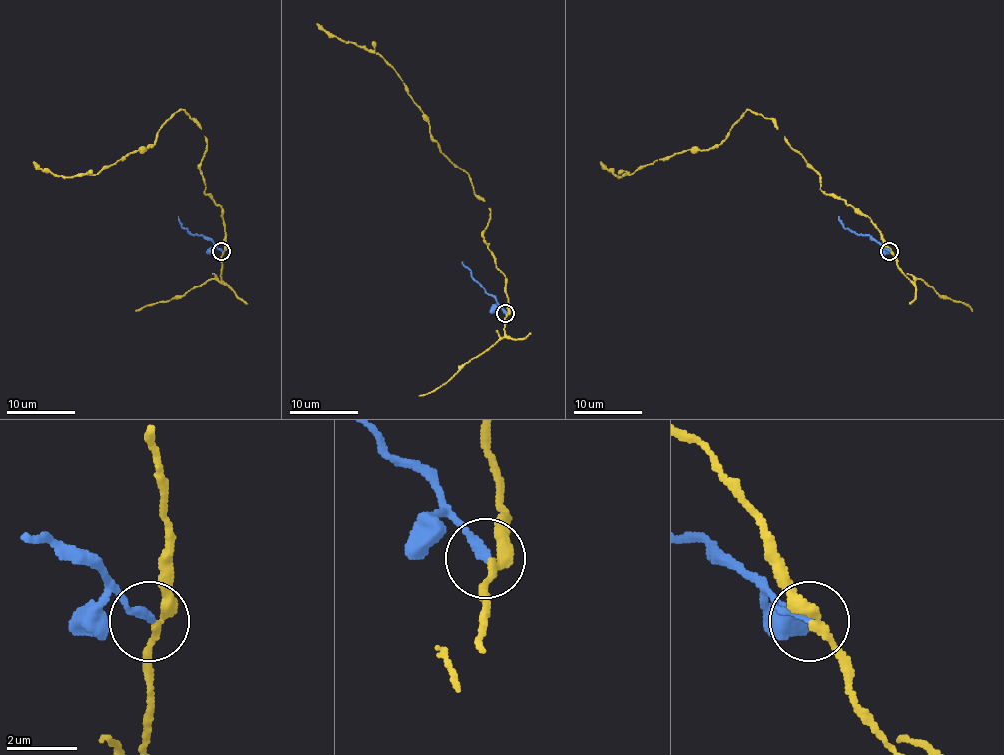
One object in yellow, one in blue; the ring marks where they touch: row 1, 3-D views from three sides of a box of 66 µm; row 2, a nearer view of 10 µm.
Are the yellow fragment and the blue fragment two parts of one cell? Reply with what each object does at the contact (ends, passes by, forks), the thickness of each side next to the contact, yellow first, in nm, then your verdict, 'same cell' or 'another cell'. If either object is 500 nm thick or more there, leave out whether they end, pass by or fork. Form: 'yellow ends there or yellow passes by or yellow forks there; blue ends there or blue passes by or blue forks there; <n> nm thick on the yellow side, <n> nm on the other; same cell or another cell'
yellow passes by; blue ends there; 280 nm thick on the yellow side, 280 nm on the other; another cell

